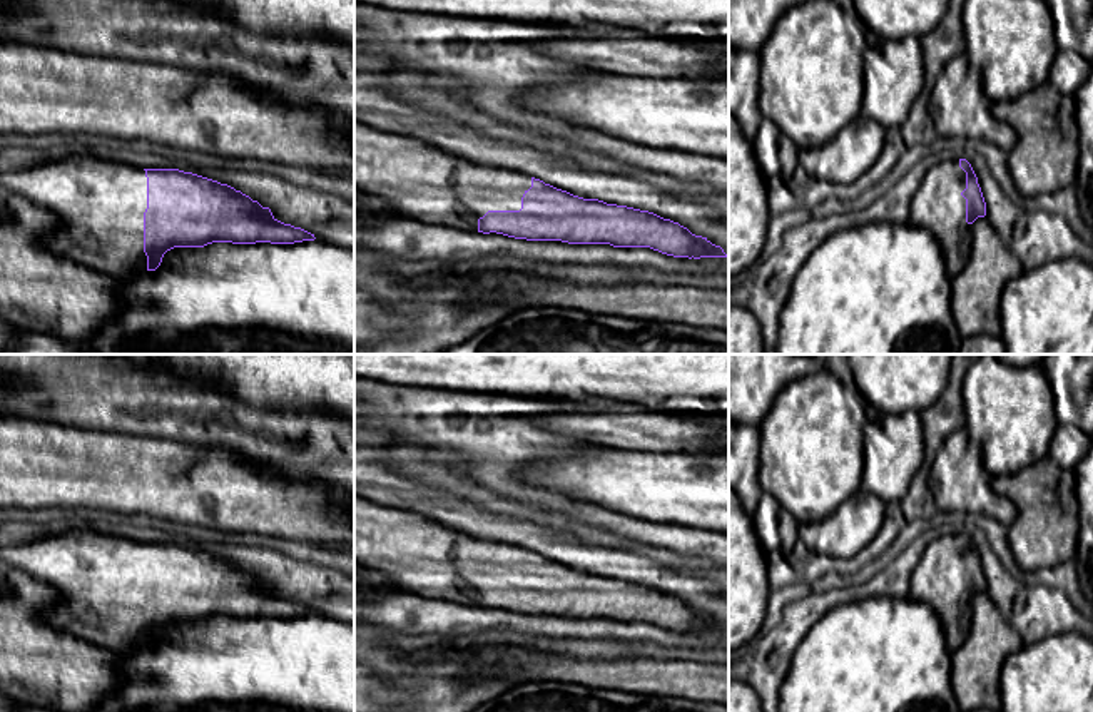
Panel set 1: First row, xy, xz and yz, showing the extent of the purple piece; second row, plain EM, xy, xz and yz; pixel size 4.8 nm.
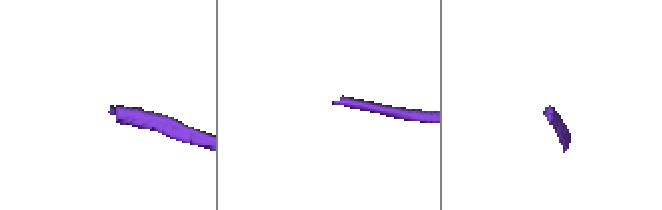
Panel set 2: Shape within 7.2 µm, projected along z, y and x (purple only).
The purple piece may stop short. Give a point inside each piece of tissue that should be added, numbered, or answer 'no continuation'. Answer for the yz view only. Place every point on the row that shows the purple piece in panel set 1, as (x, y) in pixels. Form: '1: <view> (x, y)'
1: yz (938, 206)

